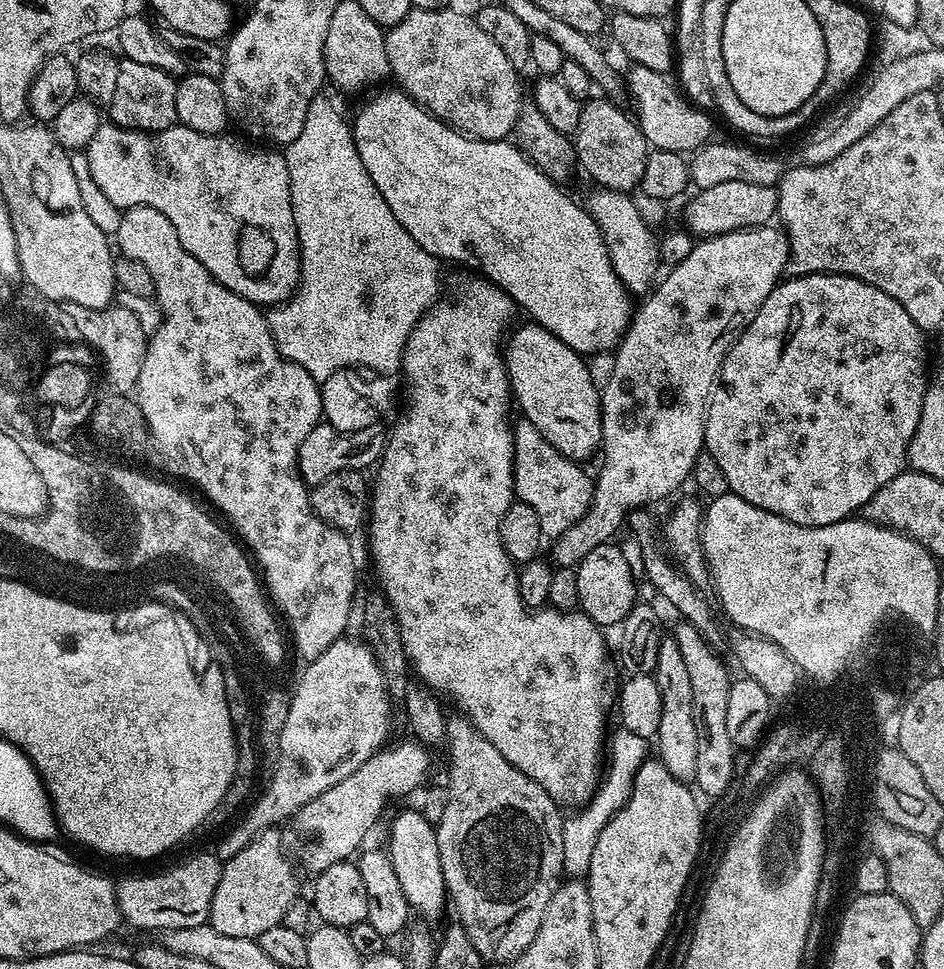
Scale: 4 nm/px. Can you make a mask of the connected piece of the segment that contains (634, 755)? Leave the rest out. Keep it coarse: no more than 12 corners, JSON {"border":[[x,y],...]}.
{"border":[[617,727],[589,803],[564,820],[564,876],[587,877],[594,842],[626,806],[649,741]]}

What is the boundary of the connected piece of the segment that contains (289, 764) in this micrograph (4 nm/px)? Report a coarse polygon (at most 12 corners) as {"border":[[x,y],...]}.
{"border":[[367,644],[303,667],[272,788],[234,858],[385,747],[394,701]]}

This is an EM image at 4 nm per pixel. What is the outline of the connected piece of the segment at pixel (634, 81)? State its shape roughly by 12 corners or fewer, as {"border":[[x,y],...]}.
{"border":[[637,64],[626,92],[655,151],[713,139],[708,112],[665,73]]}

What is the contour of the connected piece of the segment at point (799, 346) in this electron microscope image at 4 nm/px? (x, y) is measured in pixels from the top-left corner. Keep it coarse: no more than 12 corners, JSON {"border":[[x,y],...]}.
{"border":[[837,272],[762,302],[704,446],[731,495],[855,517],[908,464],[924,336]]}

